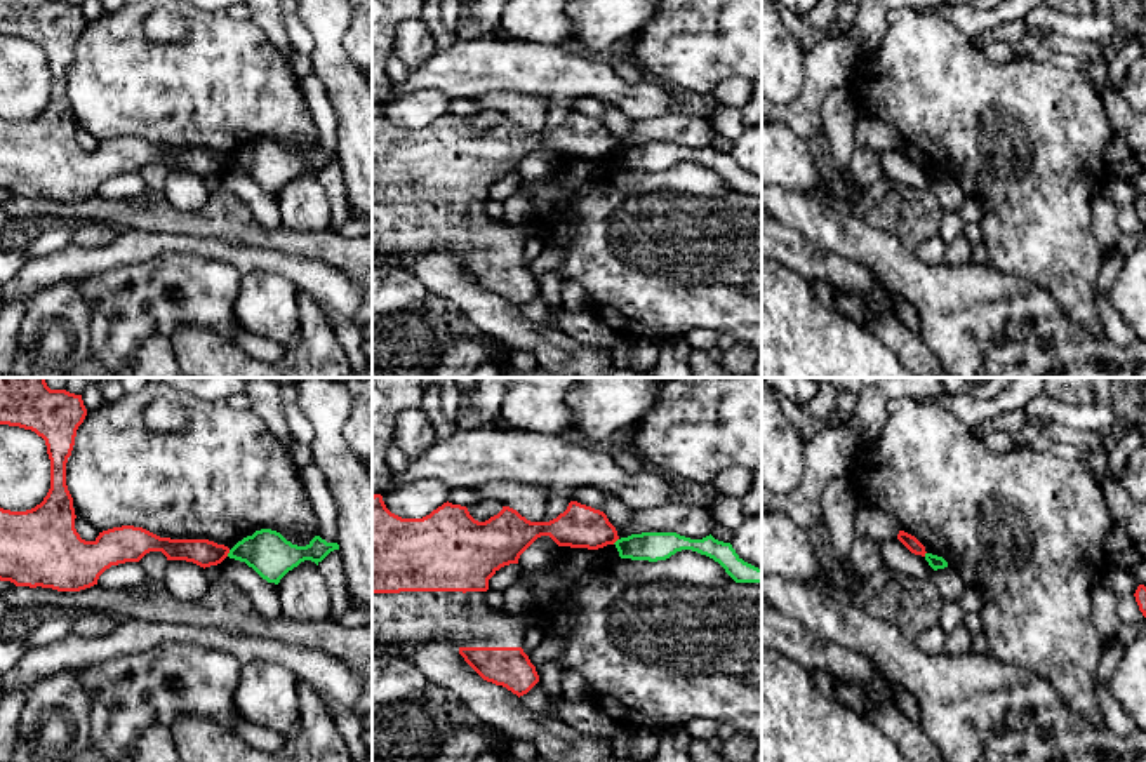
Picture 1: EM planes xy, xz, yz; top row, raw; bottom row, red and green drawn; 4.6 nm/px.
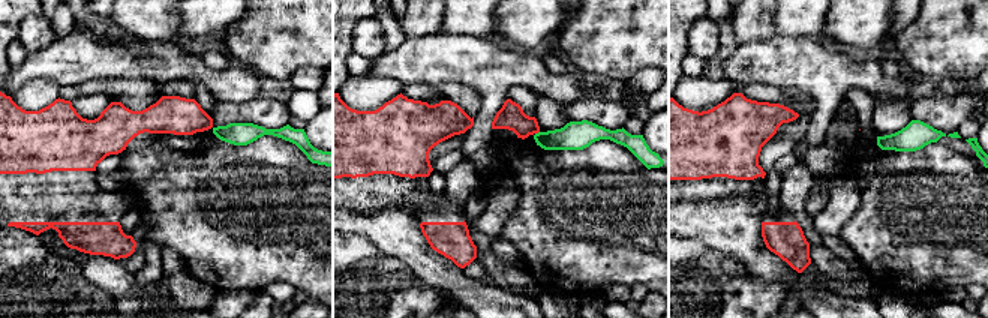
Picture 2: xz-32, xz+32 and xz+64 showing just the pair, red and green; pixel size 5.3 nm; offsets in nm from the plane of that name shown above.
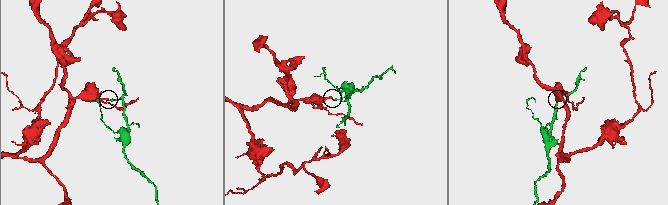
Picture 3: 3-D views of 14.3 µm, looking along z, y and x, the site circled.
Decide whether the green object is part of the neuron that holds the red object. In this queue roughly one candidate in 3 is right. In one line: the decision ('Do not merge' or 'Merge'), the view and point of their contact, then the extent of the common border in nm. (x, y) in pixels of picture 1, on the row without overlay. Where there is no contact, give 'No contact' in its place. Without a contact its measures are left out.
Do not merge. Touches red at xy (228, 162). Shared border 40 nm

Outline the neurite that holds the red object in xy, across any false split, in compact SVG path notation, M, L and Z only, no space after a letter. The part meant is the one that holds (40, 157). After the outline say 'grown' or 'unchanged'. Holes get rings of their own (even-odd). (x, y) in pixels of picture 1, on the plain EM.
M0 0L0 35L35 42L45 50L50 70L50 99L40 115L26 122L0 118L0 191L10 191L16 197L80 202L97 195L99 186L111 176L139 172L150 162L162 162L167 170L186 170L203 179L221 174L230 164L224 155L209 150L160 148L134 136L103 141L94 151L80 148L75 139L73 108L66 96L66 73L85 26L82 5L66 0Z; unchanged

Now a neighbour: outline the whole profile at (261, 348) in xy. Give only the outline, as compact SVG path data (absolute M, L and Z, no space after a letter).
M235 324L233 343L238 344L247 355L250 355L256 360L287 365L285 344L280 344L263 336L254 336L238 324Z

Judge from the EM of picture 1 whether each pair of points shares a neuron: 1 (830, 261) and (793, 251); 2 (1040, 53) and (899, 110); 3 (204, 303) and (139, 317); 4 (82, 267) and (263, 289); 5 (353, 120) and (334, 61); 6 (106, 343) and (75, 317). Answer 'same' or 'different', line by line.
1: same
2: different
3: same
4: different
5: same
6: different

